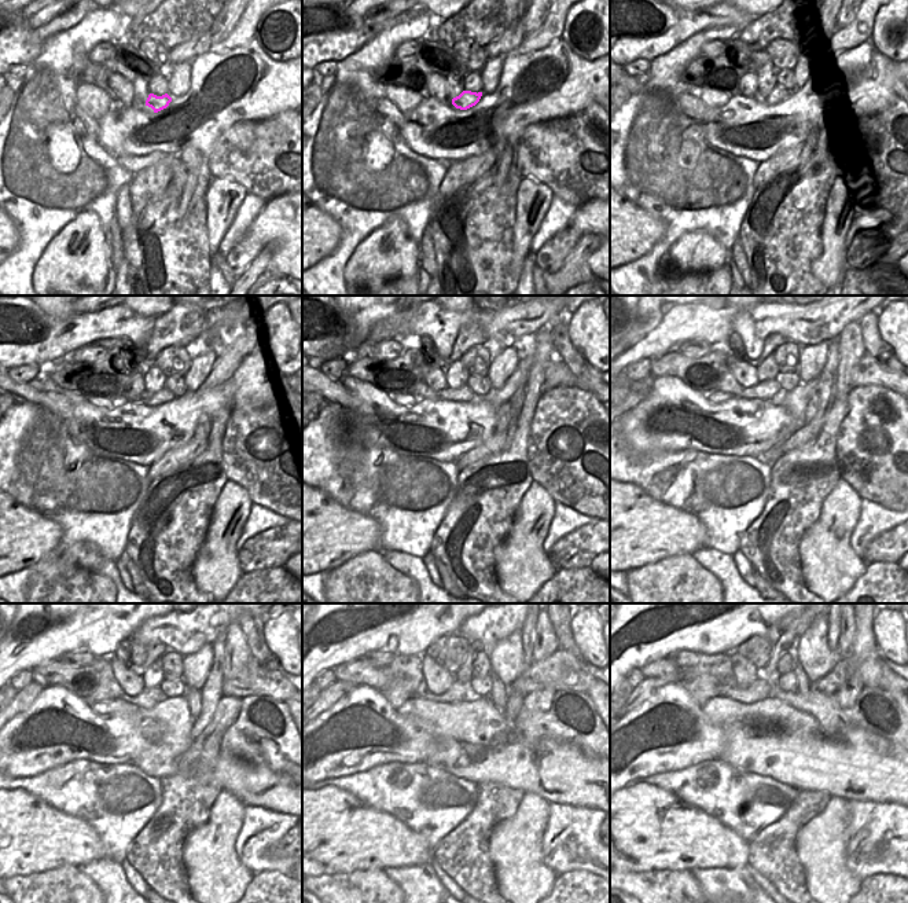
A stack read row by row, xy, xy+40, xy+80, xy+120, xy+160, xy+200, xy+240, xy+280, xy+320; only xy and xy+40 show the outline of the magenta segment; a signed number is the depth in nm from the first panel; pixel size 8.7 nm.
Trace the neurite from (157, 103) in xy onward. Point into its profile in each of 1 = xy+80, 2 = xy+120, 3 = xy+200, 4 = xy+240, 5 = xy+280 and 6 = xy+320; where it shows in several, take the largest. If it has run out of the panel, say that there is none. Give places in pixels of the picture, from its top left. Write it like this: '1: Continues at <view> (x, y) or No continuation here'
1: Continues at xy+80 (779, 94)
2: Continues at xy+120 (162, 396)
3: Continues at xy+200 (763, 391)
4: Continues at xy+240 (109, 689)
5: Continues at xy+280 (405, 678)
6: Continues at xy+320 (712, 676)

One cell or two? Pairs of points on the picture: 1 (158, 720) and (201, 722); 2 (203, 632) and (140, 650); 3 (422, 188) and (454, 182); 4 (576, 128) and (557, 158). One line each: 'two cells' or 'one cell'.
1: two cells
2: one cell
3: two cells
4: one cell

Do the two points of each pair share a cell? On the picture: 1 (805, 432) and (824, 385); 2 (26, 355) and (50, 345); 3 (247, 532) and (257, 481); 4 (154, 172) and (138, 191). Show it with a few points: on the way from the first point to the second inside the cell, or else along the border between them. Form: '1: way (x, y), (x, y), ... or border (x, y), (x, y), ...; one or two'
1: way (816, 421), (824, 407), (824, 396); one
2: way (32, 349), (36, 345), (44, 345); one
3: border (253, 503), (261, 505), (283, 517); two
4: way (153, 176), (142, 187); one

